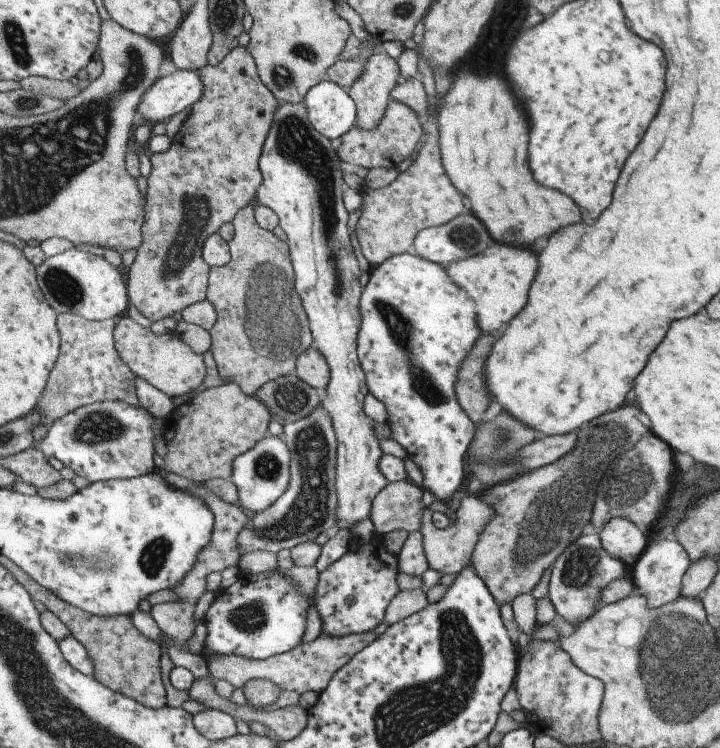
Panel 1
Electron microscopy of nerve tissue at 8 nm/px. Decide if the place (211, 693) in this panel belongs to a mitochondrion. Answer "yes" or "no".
no

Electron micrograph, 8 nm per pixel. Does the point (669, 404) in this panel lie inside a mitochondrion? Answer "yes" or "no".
no

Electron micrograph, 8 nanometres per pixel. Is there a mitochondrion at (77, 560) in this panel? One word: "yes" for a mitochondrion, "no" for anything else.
yes

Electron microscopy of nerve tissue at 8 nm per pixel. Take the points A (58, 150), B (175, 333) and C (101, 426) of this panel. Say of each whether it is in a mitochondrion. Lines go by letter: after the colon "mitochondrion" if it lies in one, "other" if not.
A: mitochondrion
B: other
C: mitochondrion

